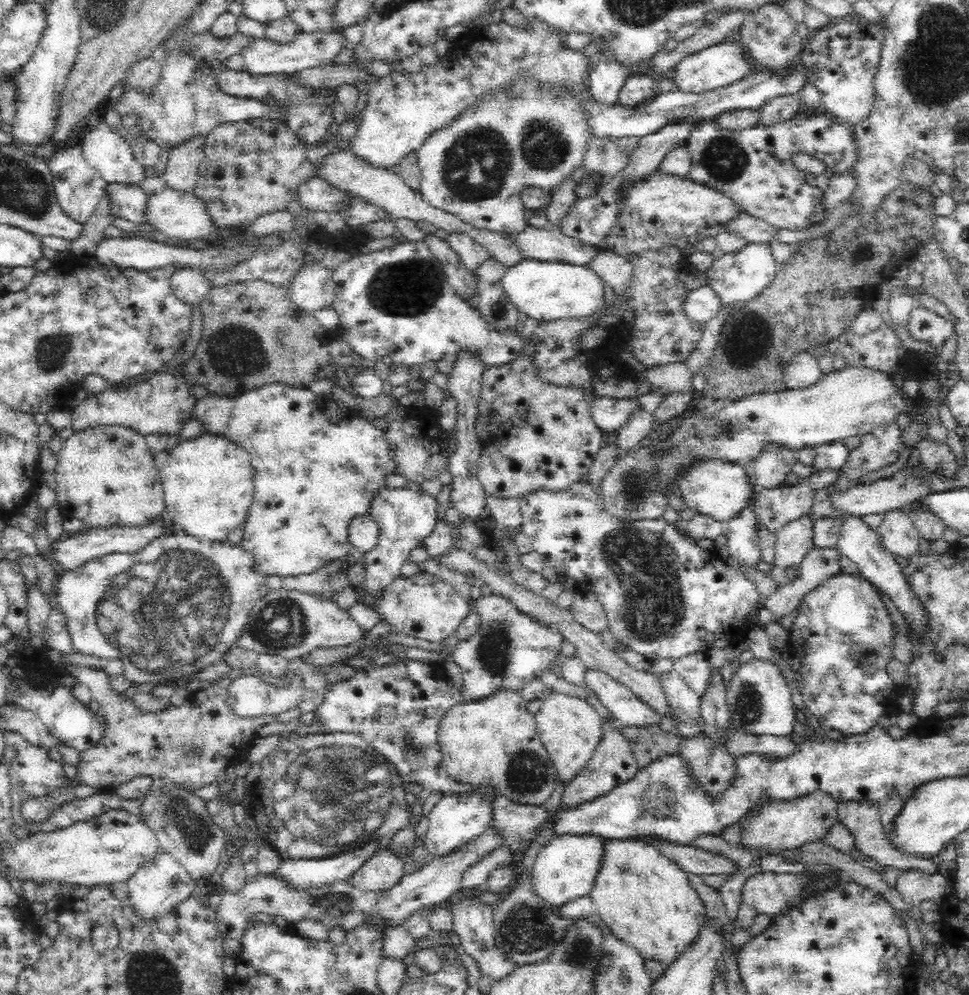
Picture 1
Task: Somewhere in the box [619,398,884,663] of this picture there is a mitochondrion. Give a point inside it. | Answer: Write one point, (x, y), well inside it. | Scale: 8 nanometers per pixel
(724, 431)

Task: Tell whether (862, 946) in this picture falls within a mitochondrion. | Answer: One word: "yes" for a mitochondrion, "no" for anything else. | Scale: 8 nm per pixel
no

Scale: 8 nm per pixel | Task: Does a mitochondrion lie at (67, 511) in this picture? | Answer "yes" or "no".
no

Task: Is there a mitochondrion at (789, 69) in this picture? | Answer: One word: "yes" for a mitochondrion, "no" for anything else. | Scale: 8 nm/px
no

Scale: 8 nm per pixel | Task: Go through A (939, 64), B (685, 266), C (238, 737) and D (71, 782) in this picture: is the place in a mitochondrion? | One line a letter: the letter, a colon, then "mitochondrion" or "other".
A: mitochondrion
B: other
C: other
D: other

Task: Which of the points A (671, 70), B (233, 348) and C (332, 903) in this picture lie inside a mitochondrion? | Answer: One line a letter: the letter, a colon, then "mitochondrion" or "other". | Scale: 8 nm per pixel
A: other
B: mitochondrion
C: mitochondrion

